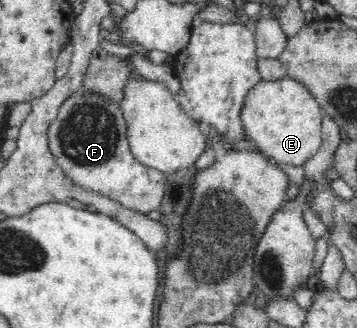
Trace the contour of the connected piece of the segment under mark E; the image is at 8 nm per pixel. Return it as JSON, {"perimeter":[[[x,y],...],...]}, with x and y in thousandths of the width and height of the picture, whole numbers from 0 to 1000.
{"perimeter":[[[807,232],[776,247],[731,244],[692,280],[681,308],[669,360],[681,387],[681,409],[723,445],[725,463],[768,497],[826,527],[891,463],[902,439],[899,372],[908,341],[874,284],[846,253]]]}

